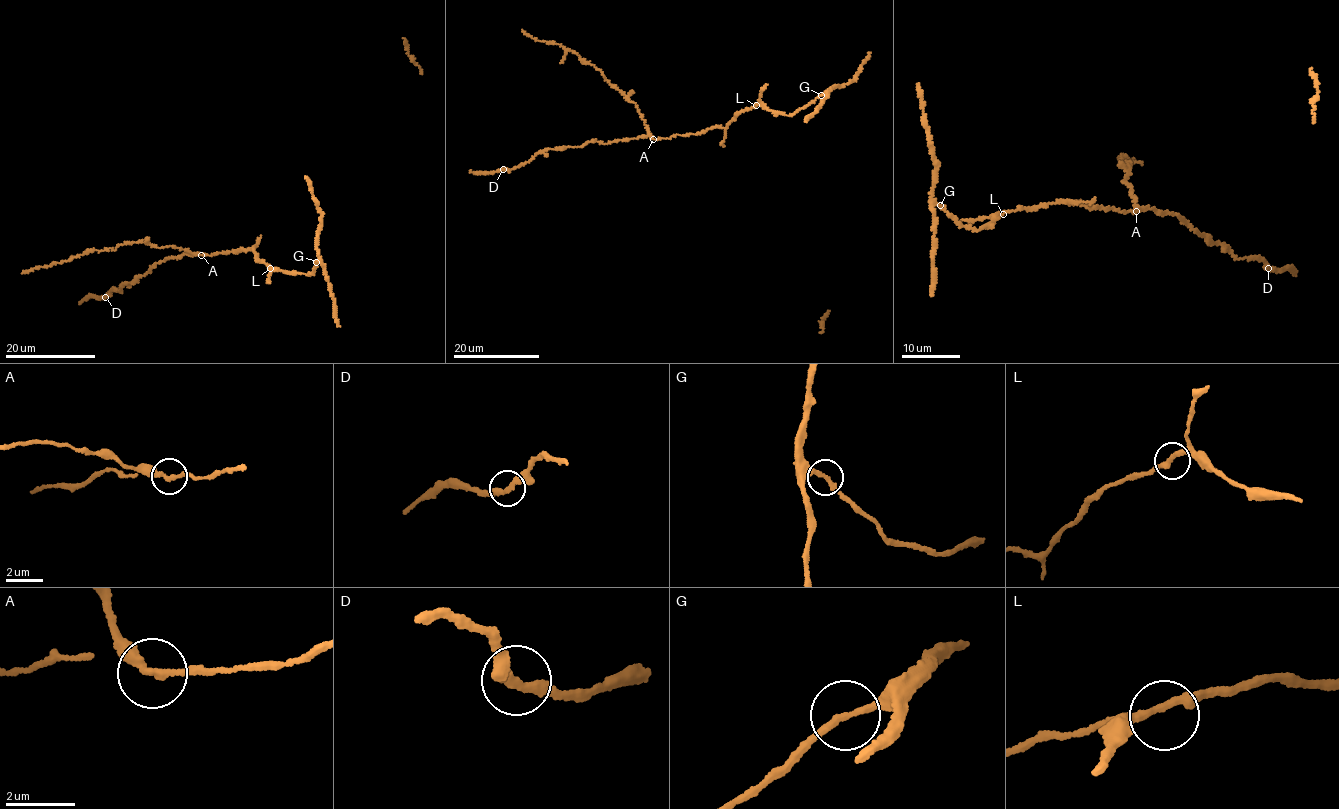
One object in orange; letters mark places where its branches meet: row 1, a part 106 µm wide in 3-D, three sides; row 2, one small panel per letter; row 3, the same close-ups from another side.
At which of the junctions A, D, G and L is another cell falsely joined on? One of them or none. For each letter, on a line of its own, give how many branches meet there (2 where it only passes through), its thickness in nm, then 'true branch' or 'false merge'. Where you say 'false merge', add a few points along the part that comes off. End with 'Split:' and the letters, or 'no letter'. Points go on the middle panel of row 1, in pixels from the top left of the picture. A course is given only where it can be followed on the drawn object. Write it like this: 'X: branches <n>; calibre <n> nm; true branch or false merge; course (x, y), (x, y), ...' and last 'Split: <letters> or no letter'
A: branches 2; calibre 240 nm; false merge; course (653, 138), (634, 103), (624, 98), (591, 64), (557, 44), (532, 39), (522, 30)
D: branches 2; calibre 240 nm; true branch
G: branches 2; calibre 200 nm; true branch
L: branches 2; calibre 240 nm; true branch
Split: A

